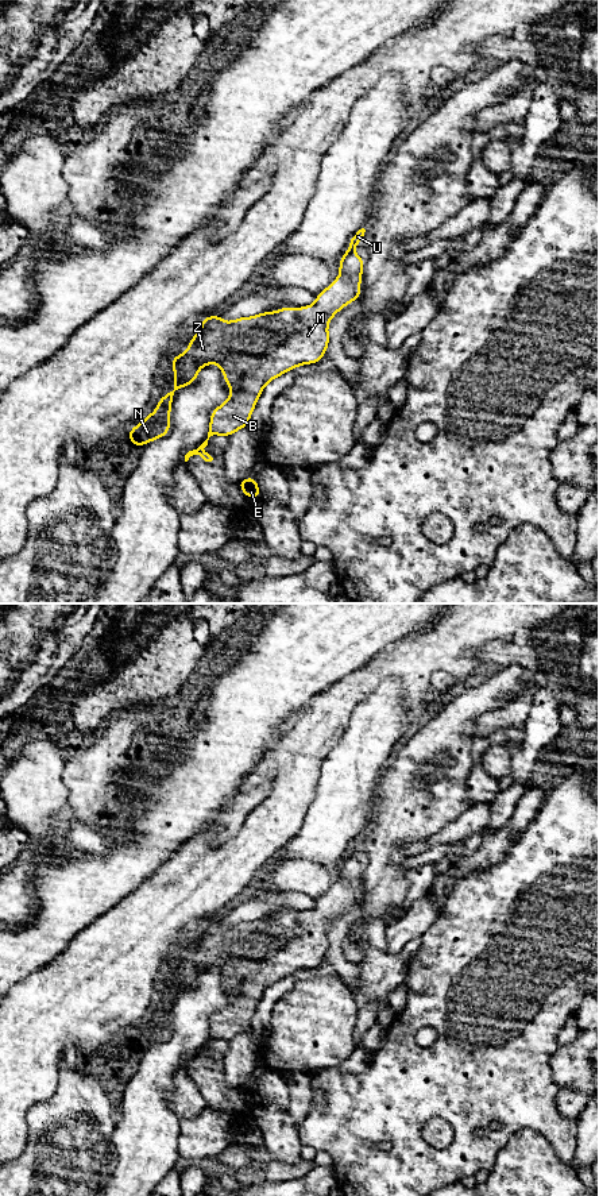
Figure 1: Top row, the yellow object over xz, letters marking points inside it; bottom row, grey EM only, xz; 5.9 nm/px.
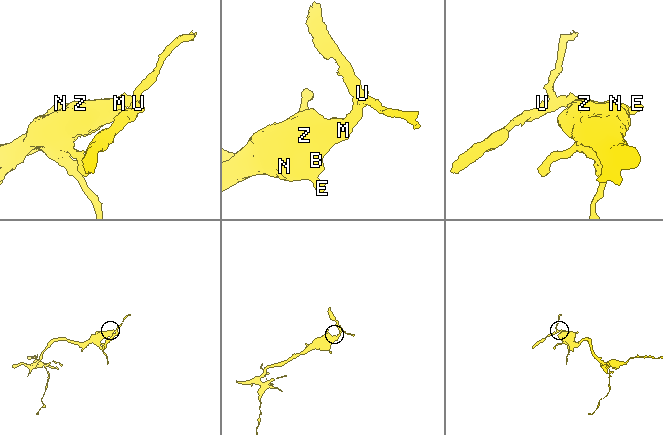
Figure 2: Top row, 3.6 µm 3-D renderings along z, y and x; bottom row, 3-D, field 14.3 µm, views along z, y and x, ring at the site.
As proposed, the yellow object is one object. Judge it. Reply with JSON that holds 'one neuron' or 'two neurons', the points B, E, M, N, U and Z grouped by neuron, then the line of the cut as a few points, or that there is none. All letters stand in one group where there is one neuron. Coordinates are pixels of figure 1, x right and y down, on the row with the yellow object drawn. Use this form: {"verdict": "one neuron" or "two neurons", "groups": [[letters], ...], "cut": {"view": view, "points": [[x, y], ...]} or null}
{"verdict": "one neuron", "groups": [["B", "E", "M", "N", "U", "Z"]], "cut": null}

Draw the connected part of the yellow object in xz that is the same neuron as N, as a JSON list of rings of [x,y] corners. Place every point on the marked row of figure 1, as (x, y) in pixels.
[[[359,229],[348,242],[348,250],[344,252],[339,269],[340,275],[316,297],[316,302],[304,308],[282,308],[275,312],[264,312],[252,317],[240,317],[225,323],[220,315],[204,317],[201,331],[188,339],[189,348],[178,356],[171,358],[174,367],[175,386],[158,401],[156,410],[150,413],[140,424],[128,432],[128,439],[135,448],[163,437],[170,429],[170,409],[174,394],[183,386],[197,379],[198,370],[209,363],[217,363],[224,373],[224,381],[232,389],[229,398],[210,413],[208,439],[193,451],[185,455],[185,462],[193,455],[200,455],[205,462],[213,458],[202,450],[213,435],[229,437],[237,429],[250,424],[250,417],[255,409],[266,383],[274,378],[295,369],[301,364],[317,363],[325,356],[329,346],[328,323],[345,305],[360,298],[360,277],[363,274],[364,261],[351,248],[362,243],[366,229]]]

